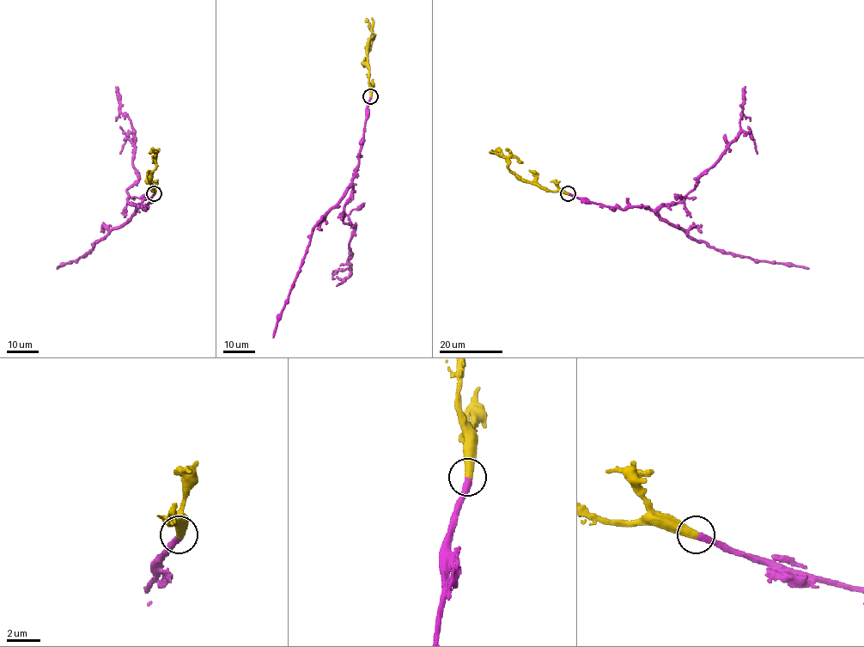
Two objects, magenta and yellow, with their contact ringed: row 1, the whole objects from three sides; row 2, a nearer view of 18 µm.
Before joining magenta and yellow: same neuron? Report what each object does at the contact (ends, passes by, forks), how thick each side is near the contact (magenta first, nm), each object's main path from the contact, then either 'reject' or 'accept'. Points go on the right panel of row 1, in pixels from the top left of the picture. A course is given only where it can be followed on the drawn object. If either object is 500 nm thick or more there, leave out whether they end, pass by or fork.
calibres 400 and 500 nm; course magenta (568, 193), (621, 209), (648, 207), (675, 227), (680, 227), (690, 236), (727, 253), (809, 268); course yellow (568, 193), (546, 191), (519, 180), (508, 167), (508, 159), (499, 151), (489, 152); accept

